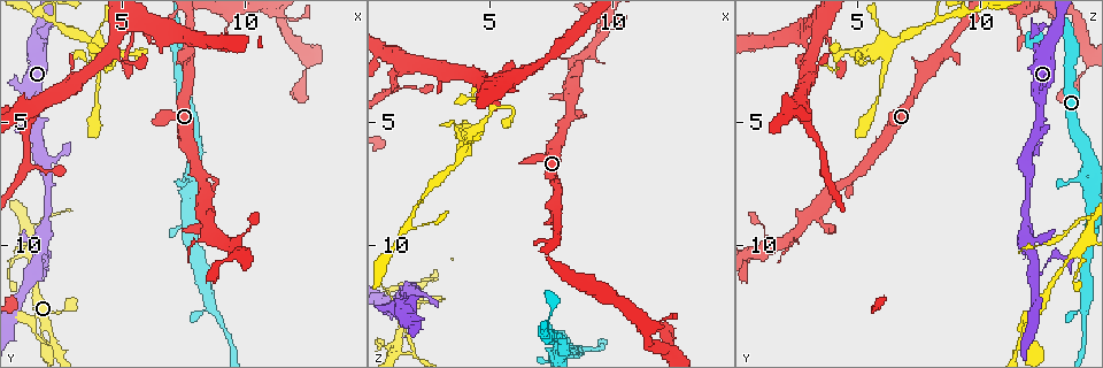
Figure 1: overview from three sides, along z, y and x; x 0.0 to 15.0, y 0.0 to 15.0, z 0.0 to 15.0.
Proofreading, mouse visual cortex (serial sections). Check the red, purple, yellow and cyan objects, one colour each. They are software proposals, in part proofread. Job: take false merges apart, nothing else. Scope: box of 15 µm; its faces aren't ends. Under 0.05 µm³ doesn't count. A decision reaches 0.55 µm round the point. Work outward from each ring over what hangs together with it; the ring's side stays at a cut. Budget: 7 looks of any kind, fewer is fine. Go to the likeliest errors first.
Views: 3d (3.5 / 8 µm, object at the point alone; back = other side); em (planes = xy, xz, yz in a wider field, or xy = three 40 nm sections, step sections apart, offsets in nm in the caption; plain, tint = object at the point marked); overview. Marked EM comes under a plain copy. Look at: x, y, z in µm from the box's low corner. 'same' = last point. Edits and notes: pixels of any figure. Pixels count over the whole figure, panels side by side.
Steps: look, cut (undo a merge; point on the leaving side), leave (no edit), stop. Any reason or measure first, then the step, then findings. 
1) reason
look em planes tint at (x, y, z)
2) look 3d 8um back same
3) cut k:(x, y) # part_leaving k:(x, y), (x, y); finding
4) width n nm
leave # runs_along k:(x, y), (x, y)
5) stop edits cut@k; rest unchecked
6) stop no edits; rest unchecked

three arms meet
look 3d 8um back at (1.9, 8.8, 14.3)

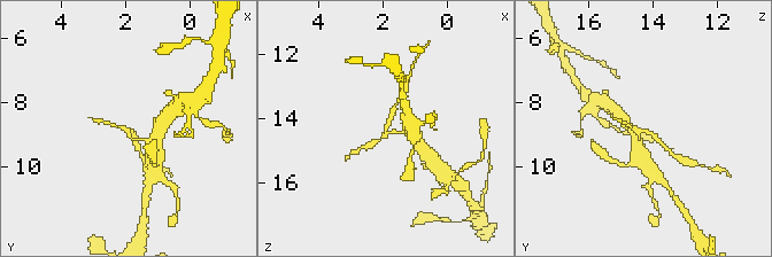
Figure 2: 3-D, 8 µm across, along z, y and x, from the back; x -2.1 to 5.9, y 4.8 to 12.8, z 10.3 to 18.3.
zoom in
look 3d 3.5um at (1.9, 8.9, 14.3)

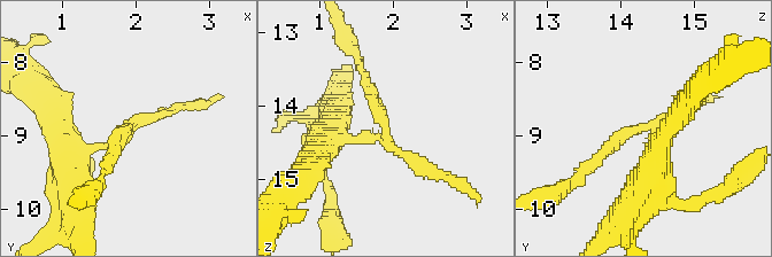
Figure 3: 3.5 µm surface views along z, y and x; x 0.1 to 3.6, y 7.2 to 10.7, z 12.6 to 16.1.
arms 3; arm_widths 100, 200, 250 nm; shape alone is not enough
look em xy step 3 tint at (1.90, 8.85, 14.40)

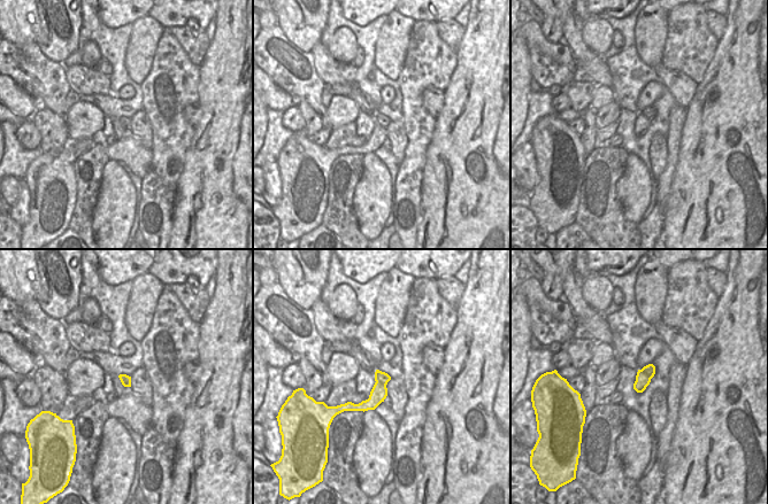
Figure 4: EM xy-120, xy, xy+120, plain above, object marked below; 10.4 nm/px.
leave # runs_along 3:(329, 140), (385, 140), (364, 78); one cell here

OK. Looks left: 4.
abrupt turn
look 3d 8um back at (2.2, 13.9, 11.7)

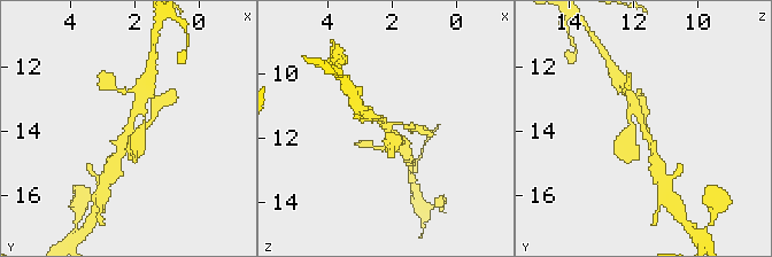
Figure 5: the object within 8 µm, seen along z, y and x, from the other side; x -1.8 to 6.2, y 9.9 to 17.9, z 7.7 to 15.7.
look 3d 3.5um at (2.2, 14.0, 11.7)

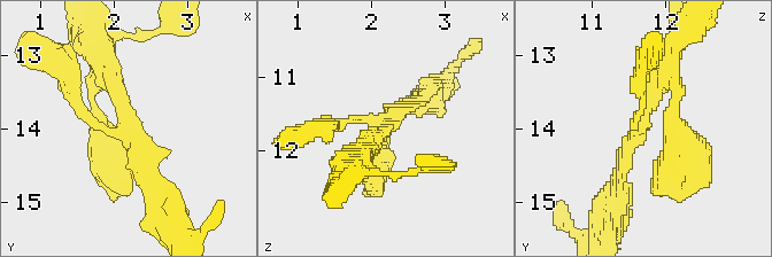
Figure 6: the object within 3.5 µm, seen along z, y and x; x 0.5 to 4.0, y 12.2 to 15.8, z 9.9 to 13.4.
arm_widths 100, 200, 350 nm
leave # runs_along 6:(102, 61), (120, 131), (70, 92); all the same cell

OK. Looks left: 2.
stop no edits; rest unchecked

